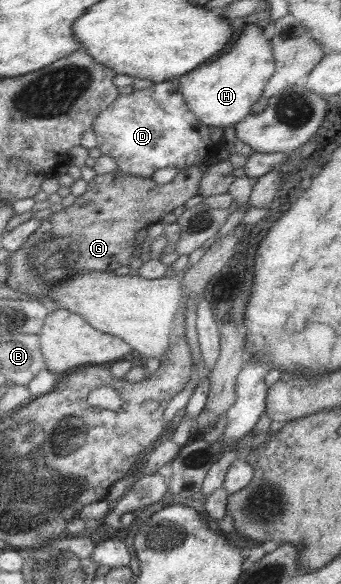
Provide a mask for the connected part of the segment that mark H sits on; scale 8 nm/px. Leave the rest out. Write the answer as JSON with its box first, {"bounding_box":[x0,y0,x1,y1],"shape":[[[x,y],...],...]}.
{"bounding_box":[178,24,274,128],"shape":[[[247,24],[229,52],[178,77],[179,92],[187,108],[204,125],[227,128],[250,114],[252,104],[262,96],[263,87],[274,73],[274,68],[270,39],[259,26]]]}

